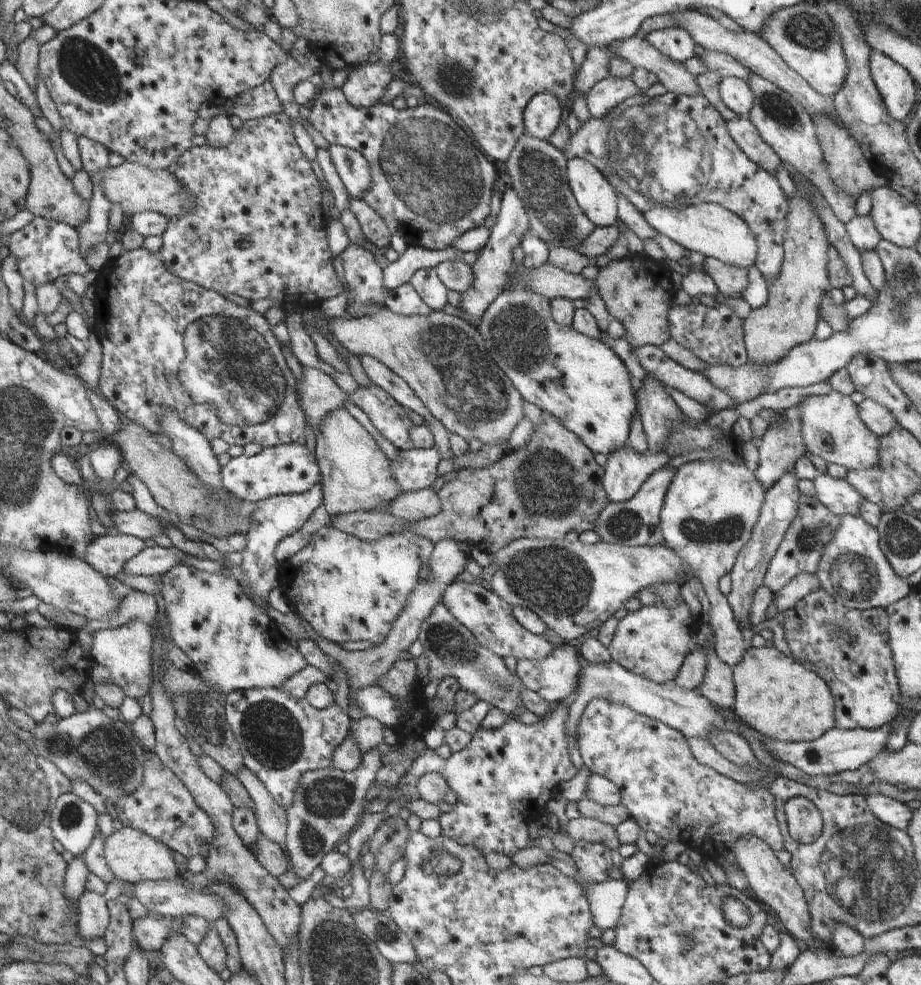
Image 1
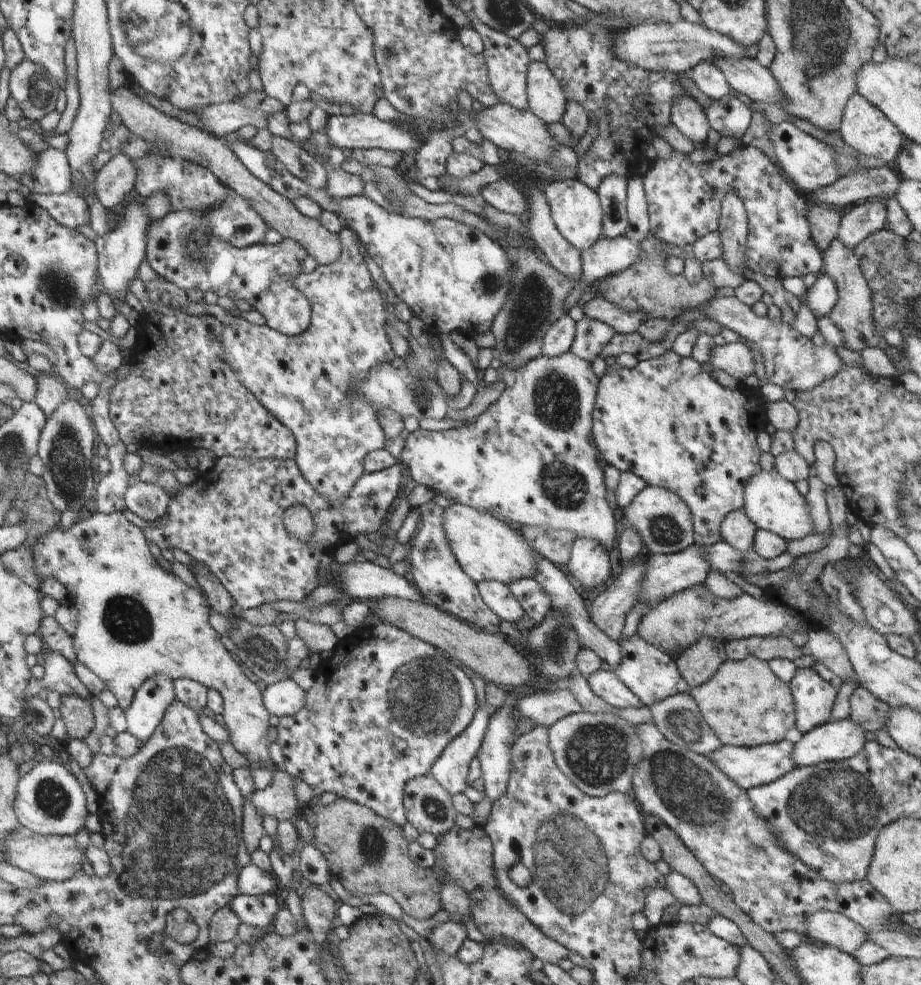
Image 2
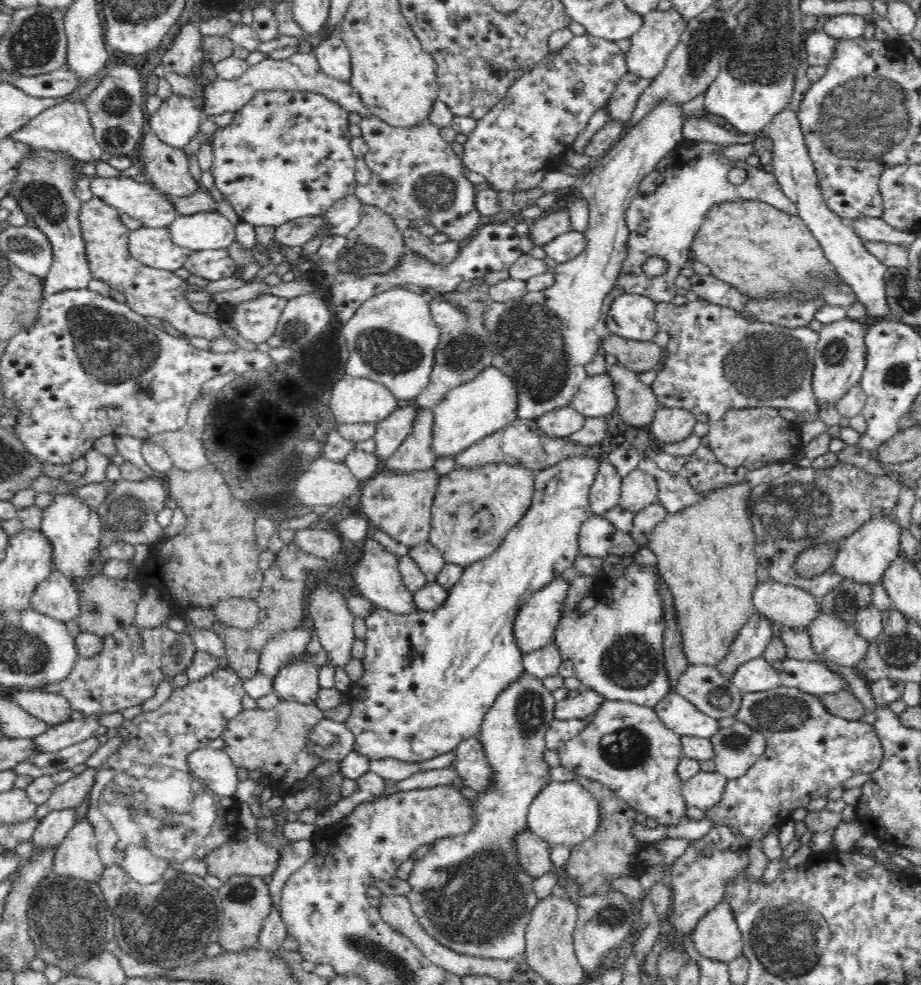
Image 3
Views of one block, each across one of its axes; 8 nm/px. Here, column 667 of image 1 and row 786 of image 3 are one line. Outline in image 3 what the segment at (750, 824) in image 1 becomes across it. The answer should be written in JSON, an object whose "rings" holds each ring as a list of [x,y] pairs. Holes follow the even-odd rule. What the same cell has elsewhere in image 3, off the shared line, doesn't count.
{"rings":[[[778,686],[773,690],[766,690],[765,692],[758,693],[743,693],[742,695],[742,706],[738,709],[738,714],[735,716],[736,721],[744,722],[748,724],[753,730],[764,734],[767,739],[767,746],[762,756],[748,769],[748,772],[740,778],[734,780],[727,780],[726,790],[724,790],[724,796],[722,796],[721,802],[718,802],[714,808],[710,808],[705,812],[705,818],[711,820],[714,825],[732,826],[737,829],[740,834],[743,834],[752,842],[762,840],[768,833],[772,832],[774,827],[780,828],[784,826],[786,822],[791,819],[791,813],[798,808],[808,807],[812,800],[819,799],[821,797],[827,797],[827,795],[838,787],[843,787],[844,782],[856,774],[870,774],[874,772],[883,761],[883,746],[874,731],[874,726],[866,724],[863,721],[847,720],[844,718],[836,717],[828,713],[828,710],[820,703],[820,698],[816,695],[807,694],[802,690],[793,687]]]}

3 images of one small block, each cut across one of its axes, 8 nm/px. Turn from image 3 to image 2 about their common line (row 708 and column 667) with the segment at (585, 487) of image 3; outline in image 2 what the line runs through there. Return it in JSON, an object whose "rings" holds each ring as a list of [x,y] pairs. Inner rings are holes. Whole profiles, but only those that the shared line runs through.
{"rings":[[[670,349],[662,356],[648,359],[645,361],[638,361],[634,368],[626,368],[614,363],[612,366],[607,366],[604,375],[599,378],[599,385],[597,388],[597,395],[594,405],[594,410],[591,412],[593,424],[593,437],[595,438],[596,448],[599,454],[607,464],[615,466],[622,473],[624,471],[633,472],[640,478],[643,478],[649,485],[655,487],[662,487],[666,490],[675,492],[687,507],[690,507],[691,515],[693,516],[693,529],[695,532],[694,543],[708,547],[719,543],[723,540],[721,535],[721,524],[729,512],[737,511],[743,508],[744,504],[744,491],[747,481],[750,477],[760,471],[760,457],[762,452],[758,443],[756,443],[756,435],[759,430],[769,424],[769,420],[765,415],[766,412],[762,411],[762,402],[750,400],[740,391],[733,391],[722,387],[711,375],[711,369],[702,366],[696,362],[692,357],[683,357],[678,355],[675,351]]]}

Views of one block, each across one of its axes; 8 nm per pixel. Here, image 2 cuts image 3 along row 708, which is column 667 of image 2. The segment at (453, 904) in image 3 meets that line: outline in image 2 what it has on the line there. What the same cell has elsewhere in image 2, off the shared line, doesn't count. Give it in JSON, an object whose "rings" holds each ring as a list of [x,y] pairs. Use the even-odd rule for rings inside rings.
{"rings":[[[648,485],[631,500],[626,510],[626,518],[641,536],[647,553],[687,553],[689,546],[694,543],[695,532],[690,507],[671,490]]]}

